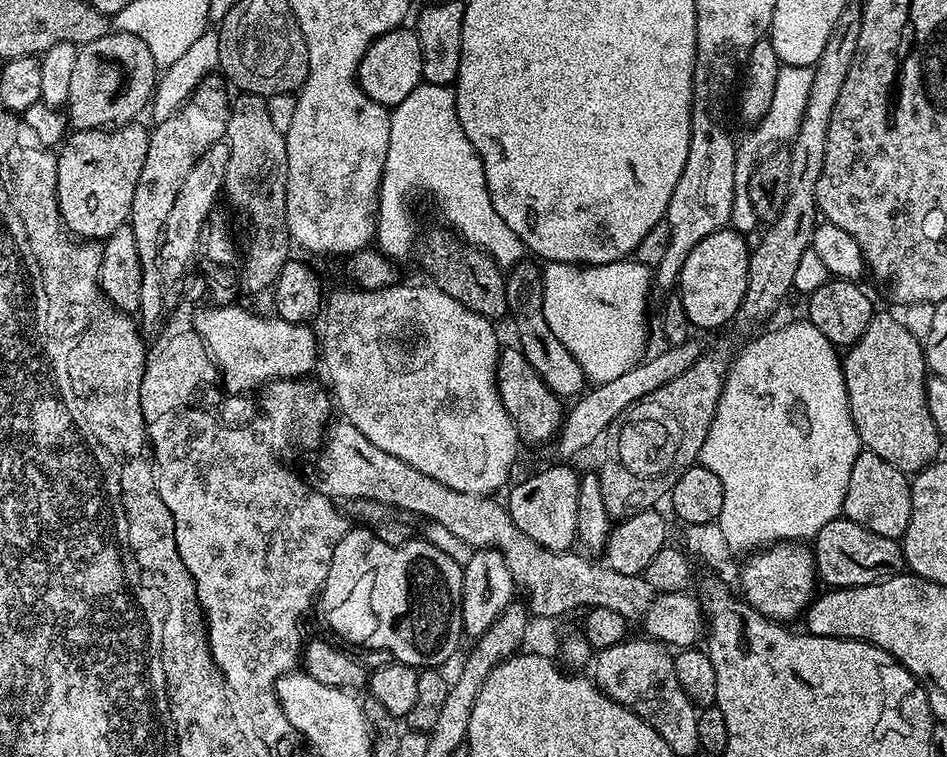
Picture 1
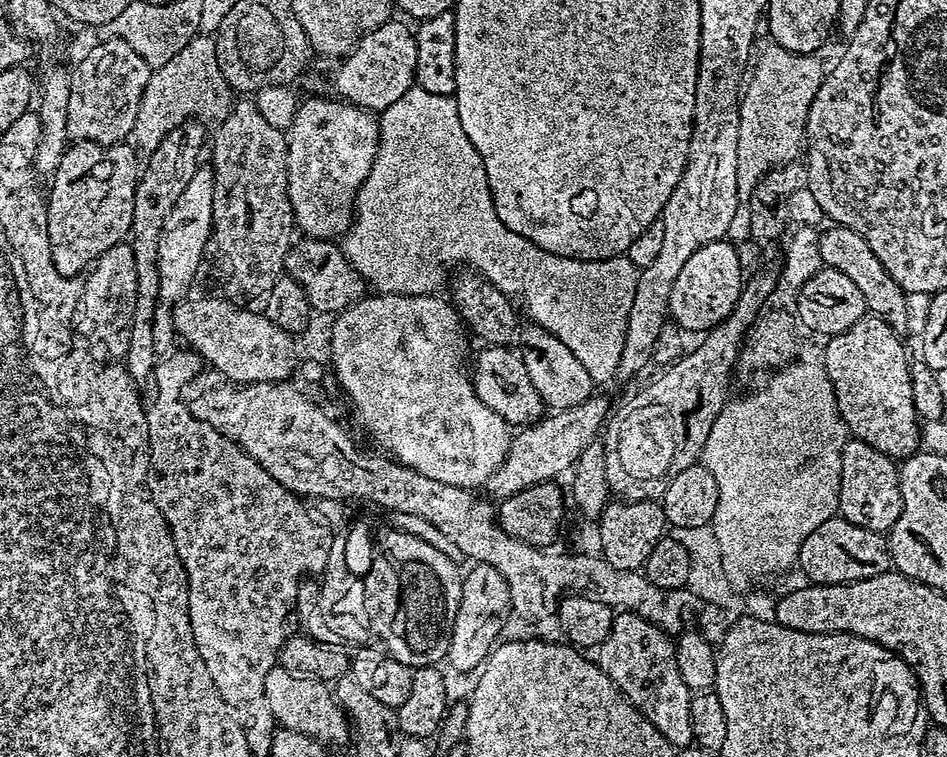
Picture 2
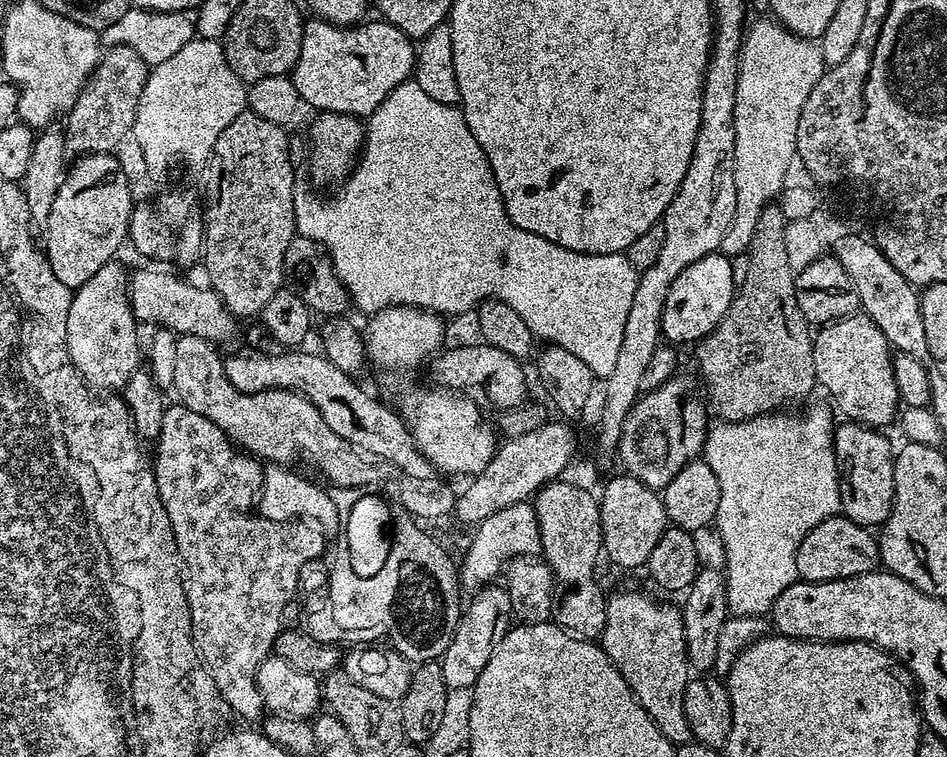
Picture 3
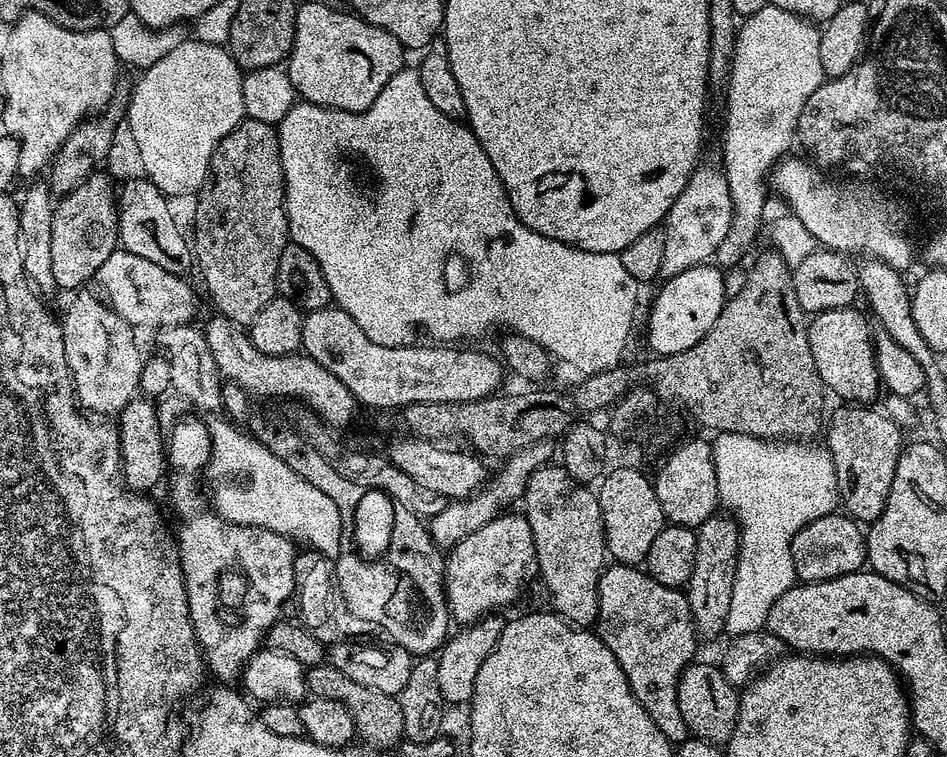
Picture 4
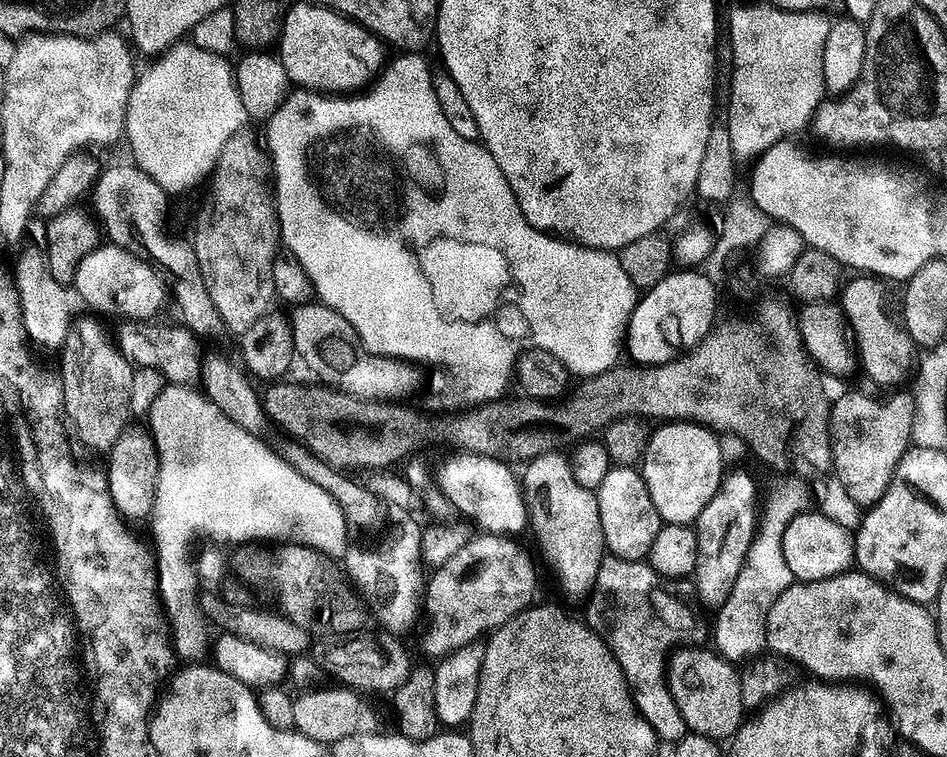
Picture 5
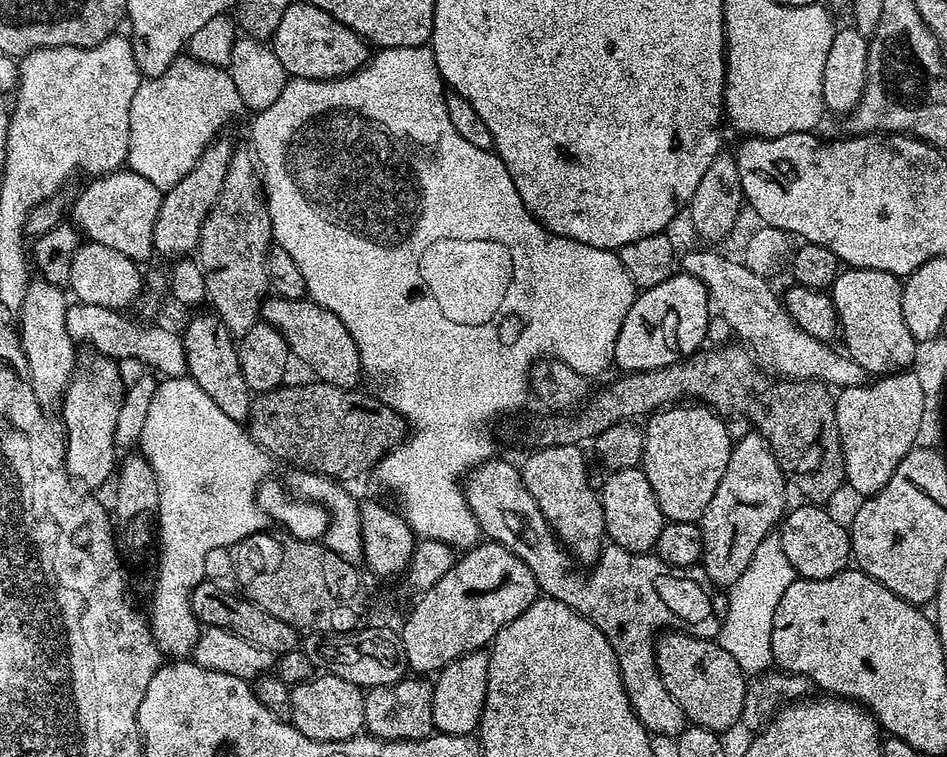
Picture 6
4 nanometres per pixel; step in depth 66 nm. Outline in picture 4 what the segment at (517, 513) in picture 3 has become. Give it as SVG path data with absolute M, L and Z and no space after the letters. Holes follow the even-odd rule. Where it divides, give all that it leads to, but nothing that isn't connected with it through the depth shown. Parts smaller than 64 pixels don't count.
M523 514L495 516L482 530L466 537L451 549L446 560L444 595L448 597L448 611L457 625L475 624L483 616L499 613L500 608L512 604L524 592L524 587L538 576L536 547L530 522Z

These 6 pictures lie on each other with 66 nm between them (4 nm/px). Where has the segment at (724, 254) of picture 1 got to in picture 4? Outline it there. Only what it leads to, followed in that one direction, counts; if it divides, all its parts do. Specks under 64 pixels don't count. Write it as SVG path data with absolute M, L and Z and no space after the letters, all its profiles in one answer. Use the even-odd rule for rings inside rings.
M709 262L682 270L682 274L661 283L660 293L653 298L648 312L648 344L657 357L685 352L706 338L726 303L723 275L725 273L715 263Z

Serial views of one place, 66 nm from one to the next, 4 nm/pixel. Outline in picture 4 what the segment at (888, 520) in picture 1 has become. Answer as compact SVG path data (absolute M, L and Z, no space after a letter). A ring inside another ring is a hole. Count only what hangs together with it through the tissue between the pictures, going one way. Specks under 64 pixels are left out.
M840 406L826 424L826 447L836 471L836 490L843 511L857 522L878 520L884 512L902 451L901 425L872 406Z

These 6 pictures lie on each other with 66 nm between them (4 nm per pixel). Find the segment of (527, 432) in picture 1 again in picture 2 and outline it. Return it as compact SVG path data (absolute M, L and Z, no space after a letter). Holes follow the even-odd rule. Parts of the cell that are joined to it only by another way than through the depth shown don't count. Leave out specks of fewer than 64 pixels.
M494 344L481 347L481 352L474 356L474 371L471 373L476 393L494 414L498 414L510 426L529 426L537 424L545 415L546 407L541 394L530 382L522 354L515 347L507 344Z

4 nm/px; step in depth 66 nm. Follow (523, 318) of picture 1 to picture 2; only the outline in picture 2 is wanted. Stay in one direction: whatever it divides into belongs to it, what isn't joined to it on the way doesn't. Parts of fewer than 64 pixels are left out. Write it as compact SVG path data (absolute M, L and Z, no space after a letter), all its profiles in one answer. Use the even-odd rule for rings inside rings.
M525 323L517 333L518 351L522 354L526 370L529 371L530 382L541 394L545 407L553 411L570 409L581 405L594 394L596 383L590 378L590 372L575 357L574 352L560 338L550 334L540 324Z

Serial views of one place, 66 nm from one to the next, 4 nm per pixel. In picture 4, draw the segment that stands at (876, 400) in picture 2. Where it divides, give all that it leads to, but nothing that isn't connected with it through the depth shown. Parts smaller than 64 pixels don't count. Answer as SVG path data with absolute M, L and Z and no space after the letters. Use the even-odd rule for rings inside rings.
M853 306L815 313L808 325L808 341L810 354L814 354L814 366L818 366L818 374L825 389L830 390L831 395L833 392L834 395L841 396L844 399L841 401L868 406L881 395L882 385L876 365L874 332L873 329L868 329L868 324L858 309L859 307Z

